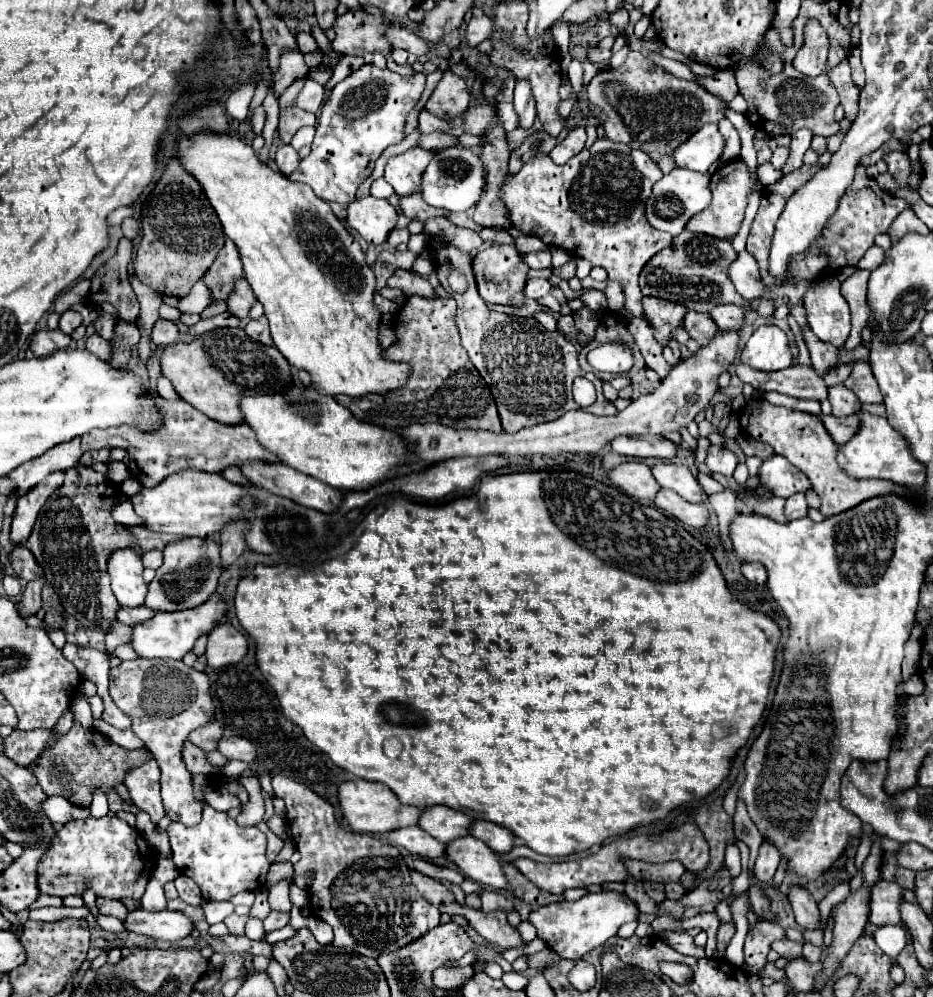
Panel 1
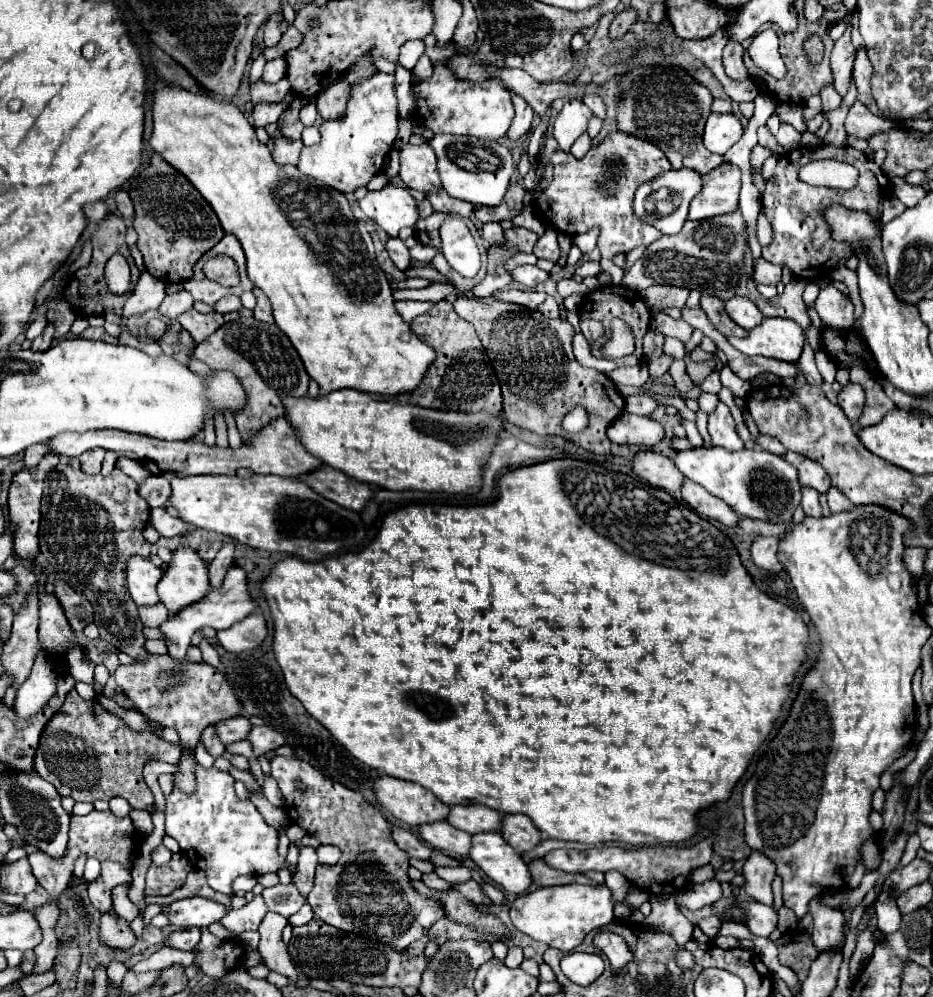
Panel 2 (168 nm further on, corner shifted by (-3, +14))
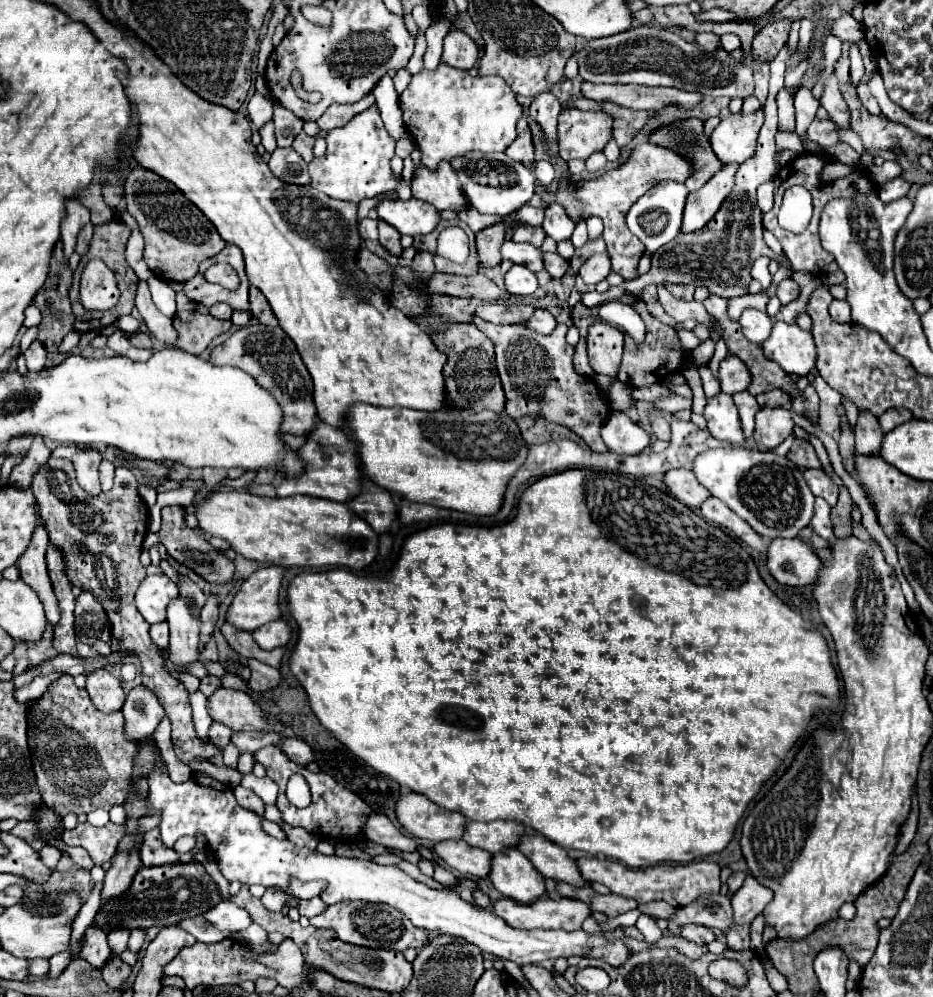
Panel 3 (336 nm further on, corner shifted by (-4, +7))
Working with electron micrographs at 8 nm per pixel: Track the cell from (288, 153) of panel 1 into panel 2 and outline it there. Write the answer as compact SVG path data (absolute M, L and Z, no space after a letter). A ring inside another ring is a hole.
M277 136L275 138L275 148L273 148L273 160L277 164L293 164L293 166L297 166L301 148L303 148L301 140L289 140L285 136Z

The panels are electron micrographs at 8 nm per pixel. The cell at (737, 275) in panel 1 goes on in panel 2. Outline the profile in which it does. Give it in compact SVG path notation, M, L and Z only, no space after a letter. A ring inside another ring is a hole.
M761 258L761 260L755 262L753 278L755 278L755 284L771 284L771 286L775 286L775 284L781 282L781 266L771 264L771 262Z

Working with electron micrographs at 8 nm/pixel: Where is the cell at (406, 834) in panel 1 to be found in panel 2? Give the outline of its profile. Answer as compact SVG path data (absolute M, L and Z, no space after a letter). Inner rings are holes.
M445 820L419 826L419 836L431 848L435 848L439 852L445 852L445 854L459 854L459 856L469 854L469 844L471 844L471 838L473 838L471 834L453 828Z

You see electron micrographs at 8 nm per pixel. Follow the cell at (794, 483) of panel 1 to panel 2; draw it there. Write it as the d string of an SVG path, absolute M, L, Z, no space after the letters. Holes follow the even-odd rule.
M787 452L785 460L799 470L799 482L801 482L801 486L811 486L811 488L815 488L819 494L825 494L825 492L831 488L831 478L829 478L829 474L827 474L825 468L823 468L821 464L817 464L815 460L805 458L805 456L801 456L801 454L795 454L795 452Z

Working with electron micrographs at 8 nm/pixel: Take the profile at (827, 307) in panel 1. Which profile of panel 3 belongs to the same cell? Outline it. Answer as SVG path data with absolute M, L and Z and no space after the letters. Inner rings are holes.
M832 301L830 307L830 317L836 321L836 323L850 323L850 305L846 301Z

